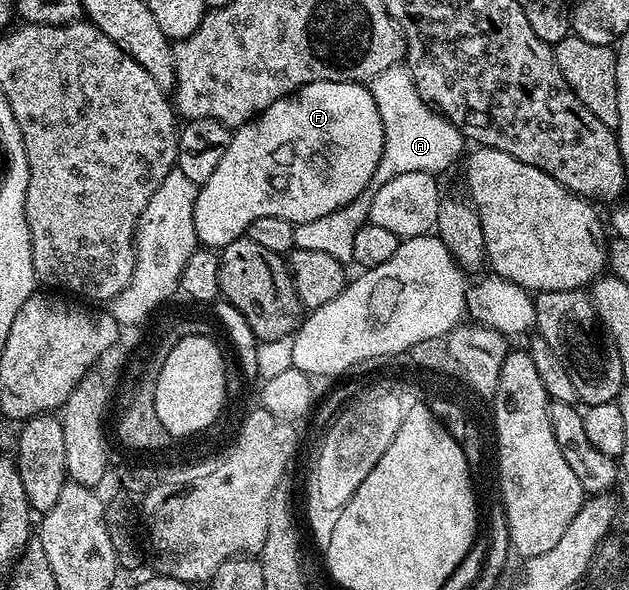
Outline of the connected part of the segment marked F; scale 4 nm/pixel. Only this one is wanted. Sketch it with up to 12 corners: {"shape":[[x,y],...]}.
{"shape":[[313,81],[234,128],[198,242],[298,225],[372,186],[370,86]]}

